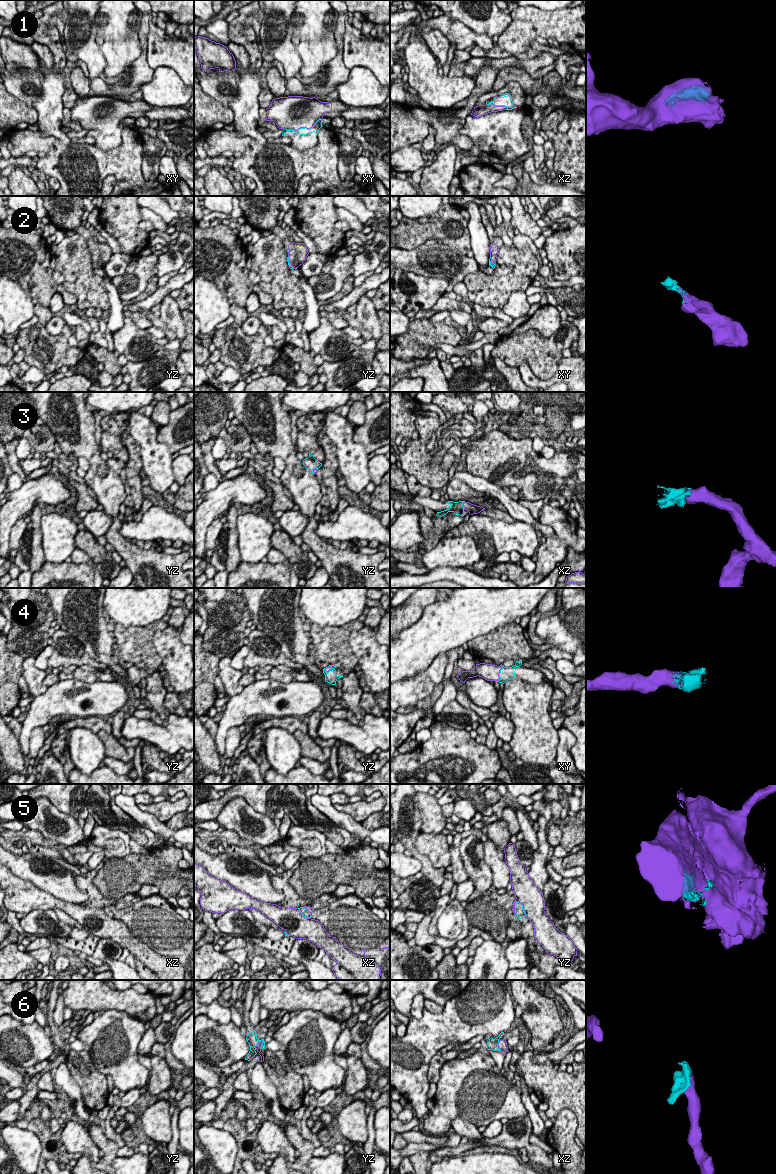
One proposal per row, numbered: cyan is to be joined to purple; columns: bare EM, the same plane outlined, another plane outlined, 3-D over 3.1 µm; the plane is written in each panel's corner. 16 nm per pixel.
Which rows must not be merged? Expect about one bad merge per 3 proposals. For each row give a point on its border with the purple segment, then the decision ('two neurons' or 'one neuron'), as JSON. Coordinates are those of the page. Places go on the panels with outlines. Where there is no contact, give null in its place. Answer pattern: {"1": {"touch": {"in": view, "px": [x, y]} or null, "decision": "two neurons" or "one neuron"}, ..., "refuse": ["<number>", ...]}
{"1": {"touch": {"in": "xy", "px": [303, 127]}, "decision": "one neuron"}, "2": {"touch": {"in": "yz", "px": [289, 262]}, "decision": "one neuron"}, "3": {"touch": {"in": "xz", "px": [463, 505]}, "decision": "one neuron"}, "4": {"touch": {"in": "xy", "px": [498, 674]}, "decision": "one neuron"}, "5": {"touch": {"in": "yz", "px": [523, 907]}, "decision": "two neurons"}, "6": {"touch": {"in": "yz", "px": [257, 1044]}, "decision": "one neuron"}, "refuse": ["5"]}

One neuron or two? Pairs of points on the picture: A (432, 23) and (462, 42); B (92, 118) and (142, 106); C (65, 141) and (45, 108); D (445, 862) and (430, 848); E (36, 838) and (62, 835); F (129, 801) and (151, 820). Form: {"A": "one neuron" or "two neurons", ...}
{"A": "one neuron", "B": "one neuron", "C": "one neuron", "D": "one neuron", "E": "two neurons", "F": "one neuron"}

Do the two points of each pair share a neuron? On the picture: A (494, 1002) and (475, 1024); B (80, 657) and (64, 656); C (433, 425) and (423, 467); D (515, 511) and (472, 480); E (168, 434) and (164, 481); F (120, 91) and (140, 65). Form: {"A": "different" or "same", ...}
{"A": "same", "B": "same", "C": "same", "D": "same", "E": "different", "F": "same"}

